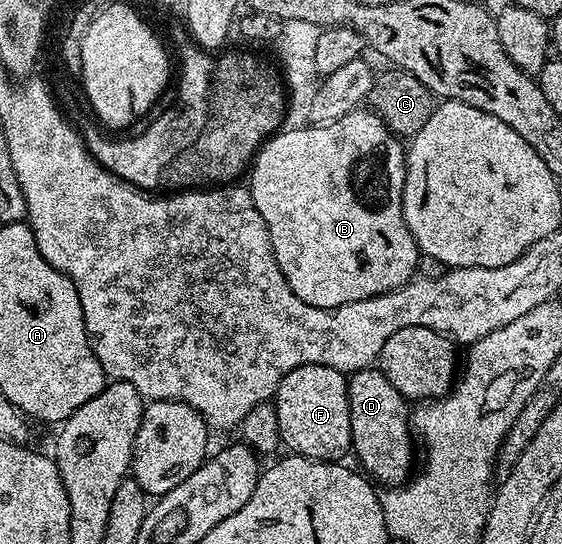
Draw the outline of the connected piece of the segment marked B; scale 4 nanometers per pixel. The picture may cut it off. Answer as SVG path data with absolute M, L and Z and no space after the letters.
M356 110L345 114L345 118L334 120L331 124L291 128L288 132L280 130L274 133L264 140L263 147L255 153L255 159L249 169L249 177L251 176L249 191L257 210L261 210L261 218L265 218L265 226L269 230L277 266L281 266L281 274L285 274L285 282L289 282L289 290L293 290L293 294L297 294L301 302L314 308L336 308L353 302L361 302L361 298L373 298L392 292L412 280L419 266L421 253L409 226L405 226L405 214L403 213L403 187L407 165L404 145L400 137L383 125L383 120L375 111L363 111Z

